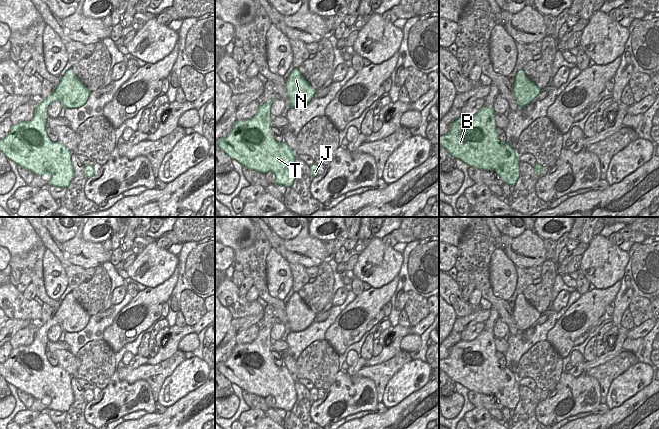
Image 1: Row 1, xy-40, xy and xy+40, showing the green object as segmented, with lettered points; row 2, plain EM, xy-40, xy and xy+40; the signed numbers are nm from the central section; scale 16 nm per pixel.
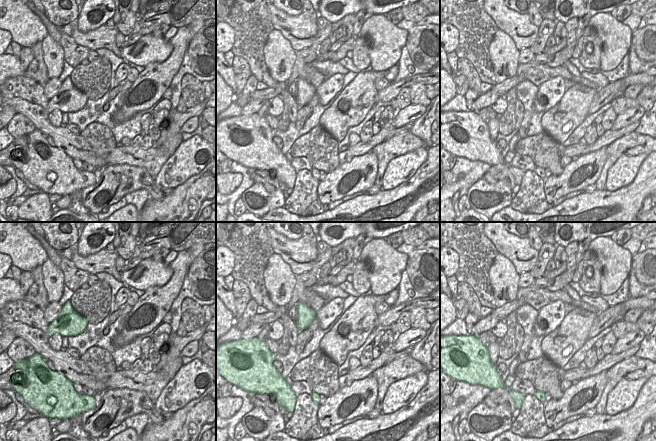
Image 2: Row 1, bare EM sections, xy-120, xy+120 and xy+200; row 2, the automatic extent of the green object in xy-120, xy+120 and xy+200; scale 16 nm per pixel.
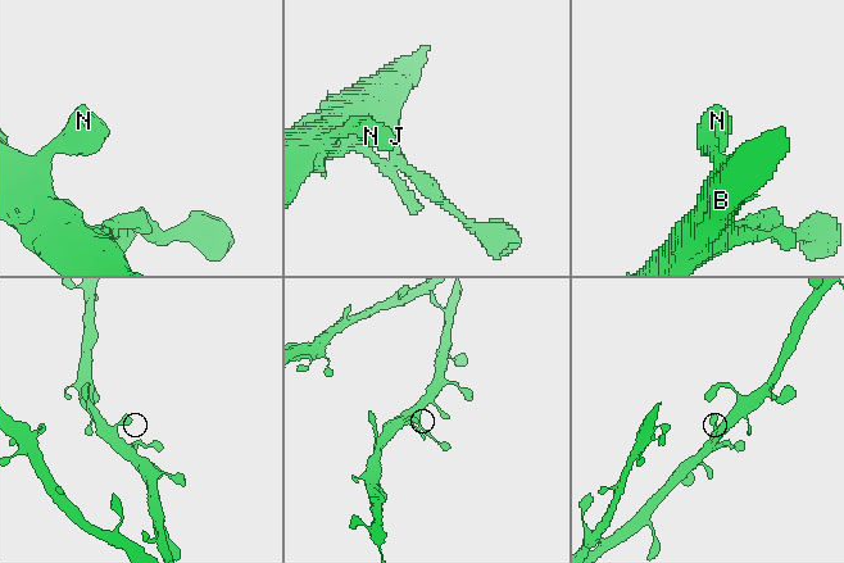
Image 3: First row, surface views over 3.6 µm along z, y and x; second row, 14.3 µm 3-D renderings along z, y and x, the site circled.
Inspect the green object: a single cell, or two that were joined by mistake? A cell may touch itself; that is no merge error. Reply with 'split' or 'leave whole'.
leave whole

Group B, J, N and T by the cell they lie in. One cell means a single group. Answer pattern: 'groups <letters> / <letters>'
groups B J N T

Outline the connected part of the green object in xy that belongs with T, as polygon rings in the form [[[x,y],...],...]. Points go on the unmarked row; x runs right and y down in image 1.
[[[277,318],[271,325],[261,328],[253,342],[236,345],[228,360],[218,363],[215,369],[242,390],[264,398],[272,396],[276,409],[291,411],[297,400],[294,376],[285,366],[277,366],[271,357],[270,333],[275,322],[279,322]]]

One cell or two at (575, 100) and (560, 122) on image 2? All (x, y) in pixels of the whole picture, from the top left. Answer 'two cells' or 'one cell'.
one cell

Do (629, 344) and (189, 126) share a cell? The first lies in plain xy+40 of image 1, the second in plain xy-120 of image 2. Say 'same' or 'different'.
same

